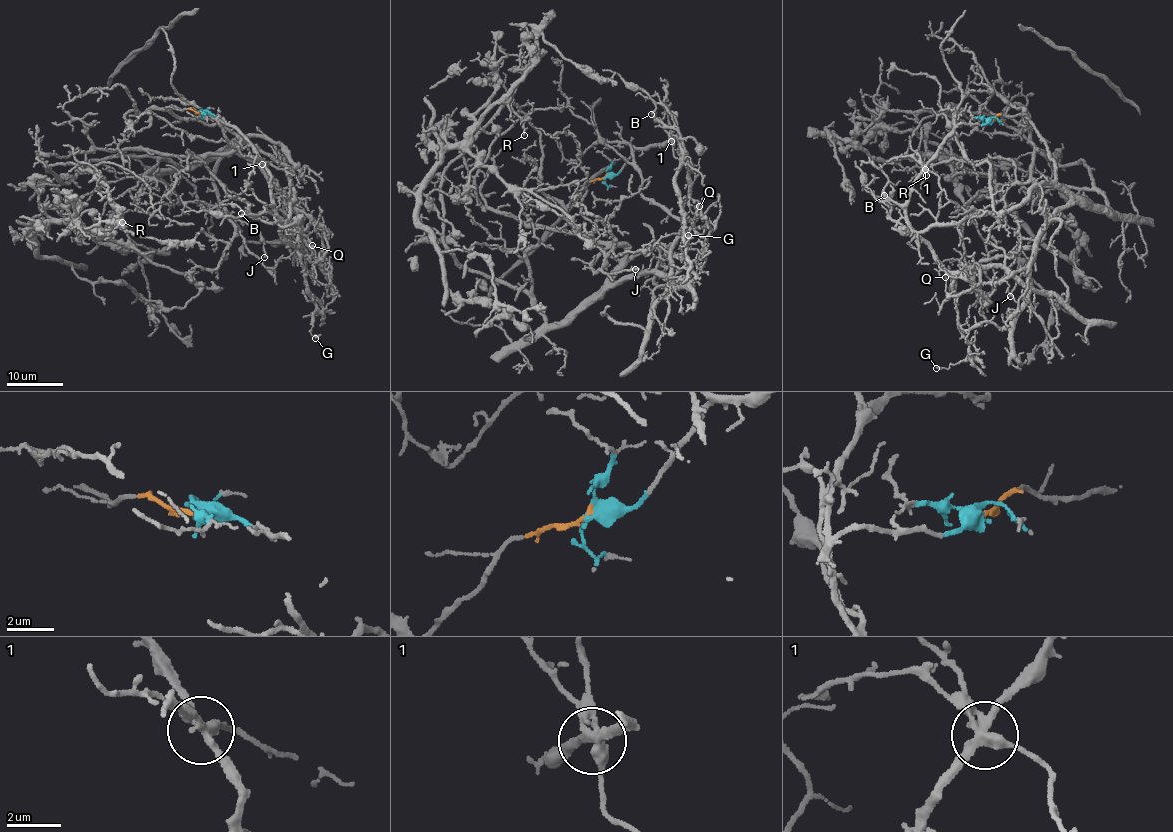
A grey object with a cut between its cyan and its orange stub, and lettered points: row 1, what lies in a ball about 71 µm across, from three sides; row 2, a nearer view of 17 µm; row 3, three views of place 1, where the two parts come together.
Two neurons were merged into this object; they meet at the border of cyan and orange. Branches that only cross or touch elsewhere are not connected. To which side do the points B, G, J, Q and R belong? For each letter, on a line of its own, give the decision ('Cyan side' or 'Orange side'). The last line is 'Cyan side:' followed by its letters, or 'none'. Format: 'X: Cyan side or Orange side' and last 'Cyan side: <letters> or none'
B: Cyan side
G: Cyan side
J: Orange side
Q: Orange side
R: Orange side
Cyan side: B, G

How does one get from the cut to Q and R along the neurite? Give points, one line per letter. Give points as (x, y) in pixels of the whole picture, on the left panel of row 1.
Q: (201, 113), (170, 107), (237, 135), (235, 150), (322, 228), (320, 259), (311, 244)
R: (201, 113), (170, 107), (237, 139), (182, 167), (94, 158), (63, 184), (47, 169), (93, 172), (122, 223)

